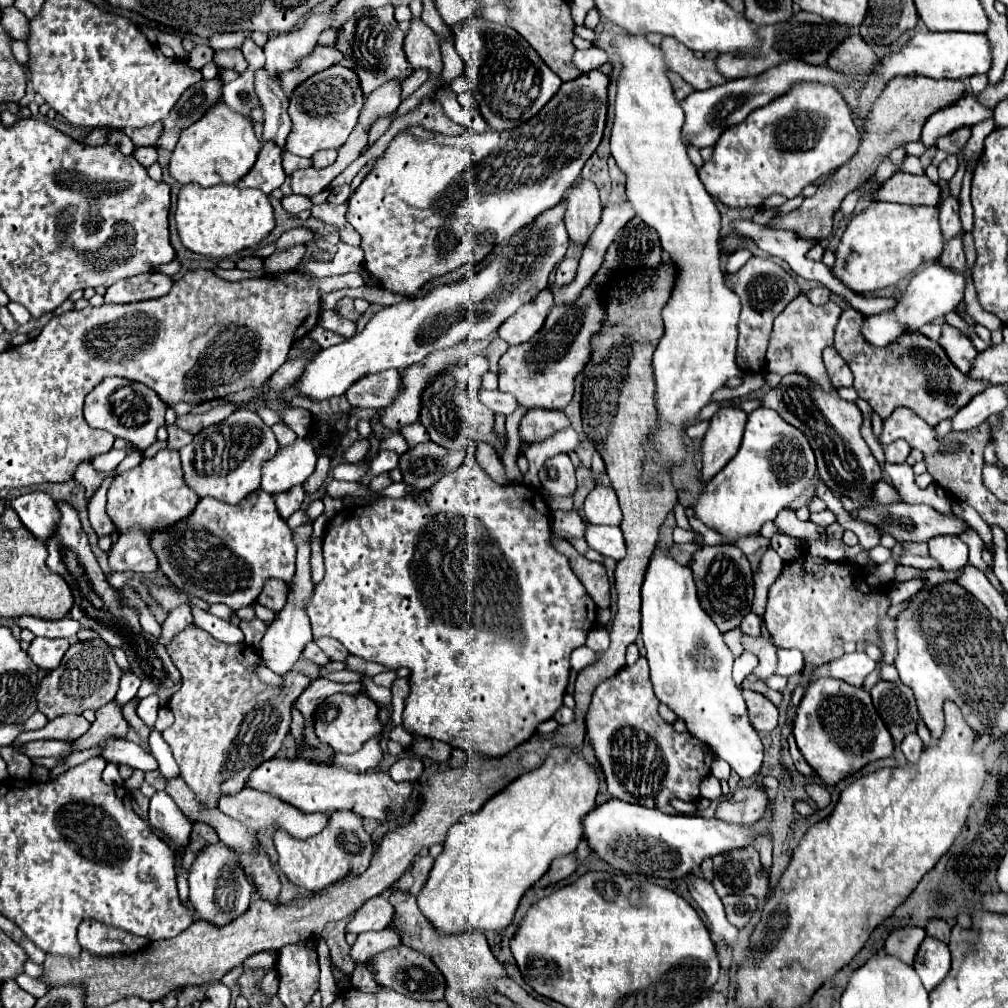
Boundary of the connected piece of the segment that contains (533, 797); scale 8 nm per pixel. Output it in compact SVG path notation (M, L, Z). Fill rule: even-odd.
M563 746L553 748L553 750L549 752L549 756L545 758L545 762L543 762L539 768L535 768L535 770L531 770L531 772L525 772L523 776L515 778L515 780L511 782L511 786L507 786L507 790L497 792L479 812L469 814L469 816L465 816L461 822L457 822L455 826L451 826L451 830L449 830L449 834L447 834L447 840L445 840L445 844L443 844L443 852L441 852L441 856L435 860L435 866L433 866L433 870L431 870L431 874L429 874L429 880L427 880L423 892L421 892L419 898L417 898L417 900L419 900L419 908L425 912L427 920L429 920L439 932L443 932L443 934L467 932L467 930L471 930L471 928L477 928L477 930L483 930L483 932L485 932L485 930L503 930L503 928L513 920L513 914L515 914L515 910L517 910L517 906L519 906L519 900L521 900L521 896L525 894L525 890L527 890L533 882L537 882L537 880L547 872L549 864L551 864L555 858L561 858L561 856L567 856L567 854L573 854L573 852L575 852L577 844L579 844L581 838L583 838L581 820L583 820L583 816L585 816L591 808L595 808L597 790L599 790L597 772L595 772L595 768L593 768L585 758L581 758L581 756L579 756L577 752L573 752L571 748L563 748Z

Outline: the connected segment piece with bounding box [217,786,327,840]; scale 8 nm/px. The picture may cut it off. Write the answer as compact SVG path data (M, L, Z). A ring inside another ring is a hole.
M245 786L237 794L221 796L219 802L217 802L217 808L223 814L247 824L253 832L259 832L259 830L263 830L267 826L275 826L275 828L283 828L291 836L303 840L309 838L309 836L319 834L323 830L323 826L327 824L327 814L317 814L317 812L315 814L305 814L305 812L299 812L291 804L285 804L283 800L279 800L277 796L271 796L271 794L265 794L265 792L257 792L257 790L249 788L249 786Z

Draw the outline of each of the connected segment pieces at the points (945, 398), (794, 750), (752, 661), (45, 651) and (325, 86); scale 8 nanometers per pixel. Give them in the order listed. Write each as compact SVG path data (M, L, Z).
M853 308L843 310L839 324L835 328L835 350L841 354L841 358L847 362L855 376L853 388L857 394L869 402L869 406L881 416L887 418L895 408L905 406L913 410L919 418L923 418L929 426L937 426L941 420L947 420L975 396L975 392L981 392L990 387L988 382L983 380L967 380L947 358L943 348L913 332L903 334L891 348L871 348L859 336L859 324L863 322L863 314L859 314Z
M789 734L787 740L789 740L789 752L791 752L791 758L793 758L795 768L797 768L801 774L805 774L805 776L813 776L813 768L811 768L811 766L805 762L805 758L801 756L801 752L799 752L795 740L793 740L793 734Z
M743 652L743 654L735 660L735 664L733 664L733 676L735 676L735 682L741 684L743 678L747 678L747 676L755 670L757 664L759 664L759 660L757 660L755 654Z
M35 638L27 650L31 660L45 670L53 670L59 666L59 660L63 658L67 650L69 640L65 638Z
M331 66L323 72L313 74L301 82L289 98L289 116L293 120L293 130L287 138L287 152L303 158L311 158L319 150L341 148L351 130L357 126L359 112L363 108L363 94L355 72L343 66Z

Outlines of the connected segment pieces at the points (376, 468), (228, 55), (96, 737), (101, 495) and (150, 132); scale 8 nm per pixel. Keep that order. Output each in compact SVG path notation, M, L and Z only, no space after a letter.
M391 450L379 452L379 456L371 462L371 474L369 474L367 478L363 478L361 484L368 485L373 476L377 476L377 474L381 474L381 472L385 472L385 470L397 468L397 462L399 462L399 454L397 454L397 452L391 452Z
M221 50L221 52L215 52L215 64L219 68L231 68L231 70L235 70L239 74L247 68L247 62L243 60L241 50Z
M113 702L105 704L103 708L97 710L97 720L91 724L87 734L83 734L79 740L71 744L71 752L101 746L109 738L125 738L127 730L129 726L121 714L121 706L115 706Z
M105 478L105 482L101 484L101 488L95 492L95 496L91 498L89 502L89 522L91 522L91 528L95 530L95 534L99 538L103 536L109 536L113 532L113 522L105 510L105 494L107 494L107 486L113 482L113 478Z
M161 122L151 124L151 126L143 126L143 128L125 128L123 132L133 140L135 146L153 146L155 140L159 138L163 126Z

